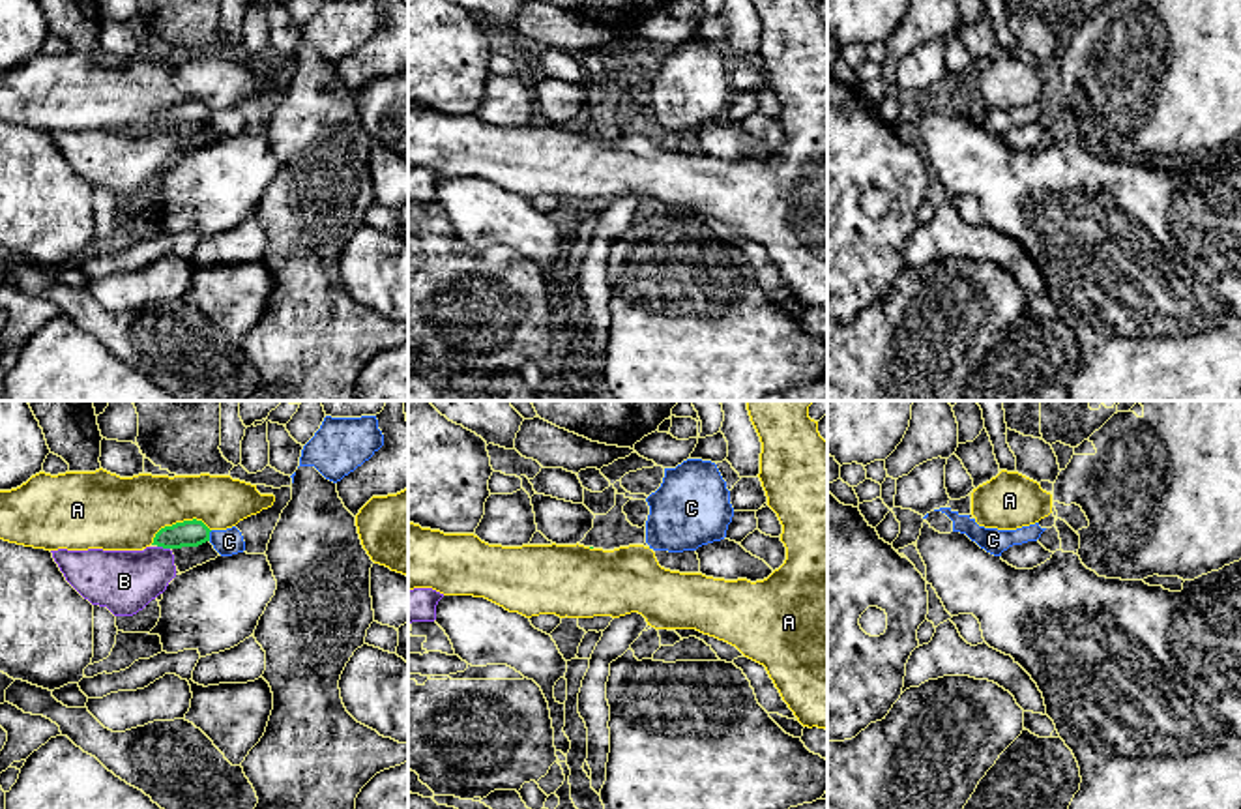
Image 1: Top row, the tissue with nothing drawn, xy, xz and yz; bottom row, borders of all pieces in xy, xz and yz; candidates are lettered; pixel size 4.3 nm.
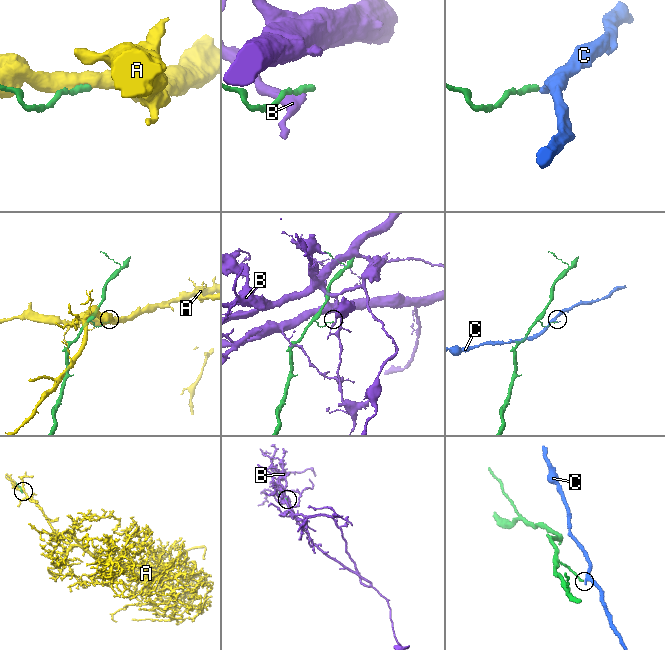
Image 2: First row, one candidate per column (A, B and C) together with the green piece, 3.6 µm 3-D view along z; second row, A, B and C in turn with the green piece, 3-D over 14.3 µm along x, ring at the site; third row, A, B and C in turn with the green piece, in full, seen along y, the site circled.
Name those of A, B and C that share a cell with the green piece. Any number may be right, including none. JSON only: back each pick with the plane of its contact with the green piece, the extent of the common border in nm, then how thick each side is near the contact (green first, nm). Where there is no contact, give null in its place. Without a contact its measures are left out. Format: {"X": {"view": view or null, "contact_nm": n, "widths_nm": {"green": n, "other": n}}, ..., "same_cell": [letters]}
{"same_cell": []}

